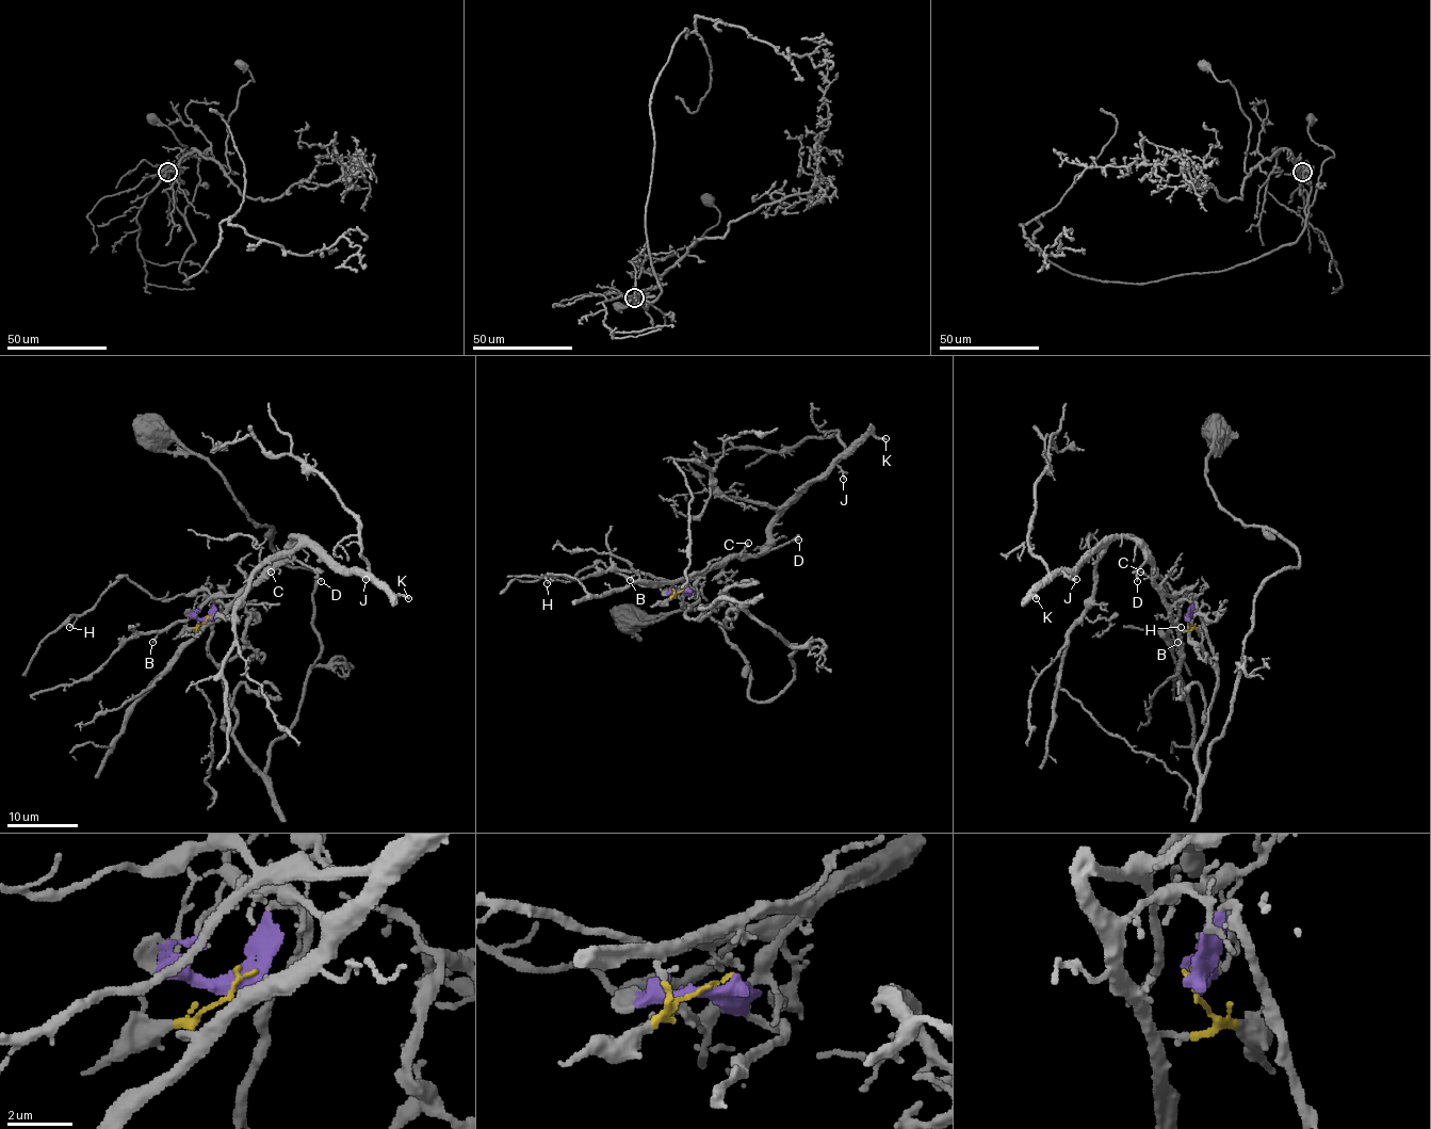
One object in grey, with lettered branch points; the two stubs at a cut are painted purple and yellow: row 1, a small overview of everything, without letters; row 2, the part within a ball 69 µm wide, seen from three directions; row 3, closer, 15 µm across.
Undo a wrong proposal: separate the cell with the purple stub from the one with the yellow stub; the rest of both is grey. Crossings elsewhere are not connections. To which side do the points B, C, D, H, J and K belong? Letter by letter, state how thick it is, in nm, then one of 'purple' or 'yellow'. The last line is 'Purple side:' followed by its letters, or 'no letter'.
B: 120 nm | yellow
C: 140 nm | yellow
D: 90 nm | yellow
H: 110 nm | yellow
J: 160 nm | yellow
K: 240 nm | yellow
Purple side: no letter

